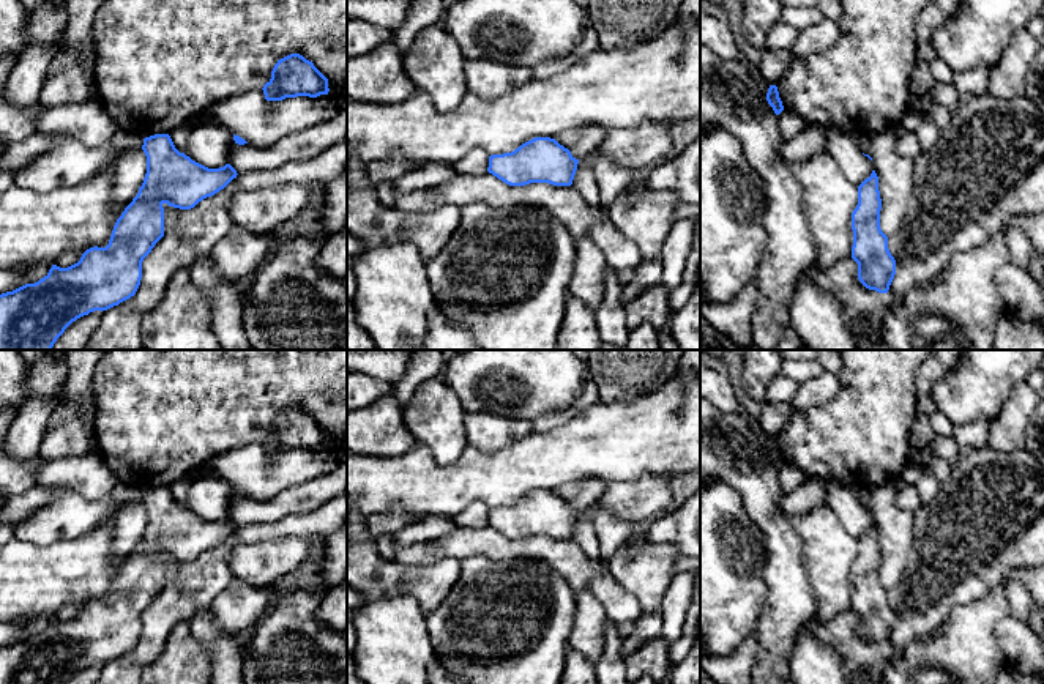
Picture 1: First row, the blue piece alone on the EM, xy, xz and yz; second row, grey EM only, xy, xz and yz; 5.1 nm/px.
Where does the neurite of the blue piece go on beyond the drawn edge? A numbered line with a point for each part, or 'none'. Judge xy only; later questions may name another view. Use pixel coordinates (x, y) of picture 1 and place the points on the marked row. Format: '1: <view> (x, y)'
none

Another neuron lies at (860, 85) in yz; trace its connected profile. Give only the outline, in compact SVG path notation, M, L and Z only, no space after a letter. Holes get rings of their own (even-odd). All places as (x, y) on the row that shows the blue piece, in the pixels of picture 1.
M841 0L841 35L825 52L795 57L787 74L776 84L784 109L823 131L839 129L850 137L899 131L910 110L910 82L918 63L915 22L929 0Z

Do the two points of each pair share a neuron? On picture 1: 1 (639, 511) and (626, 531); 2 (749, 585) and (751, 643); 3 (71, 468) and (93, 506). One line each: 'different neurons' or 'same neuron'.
1: different neurons
2: different neurons
3: different neurons

